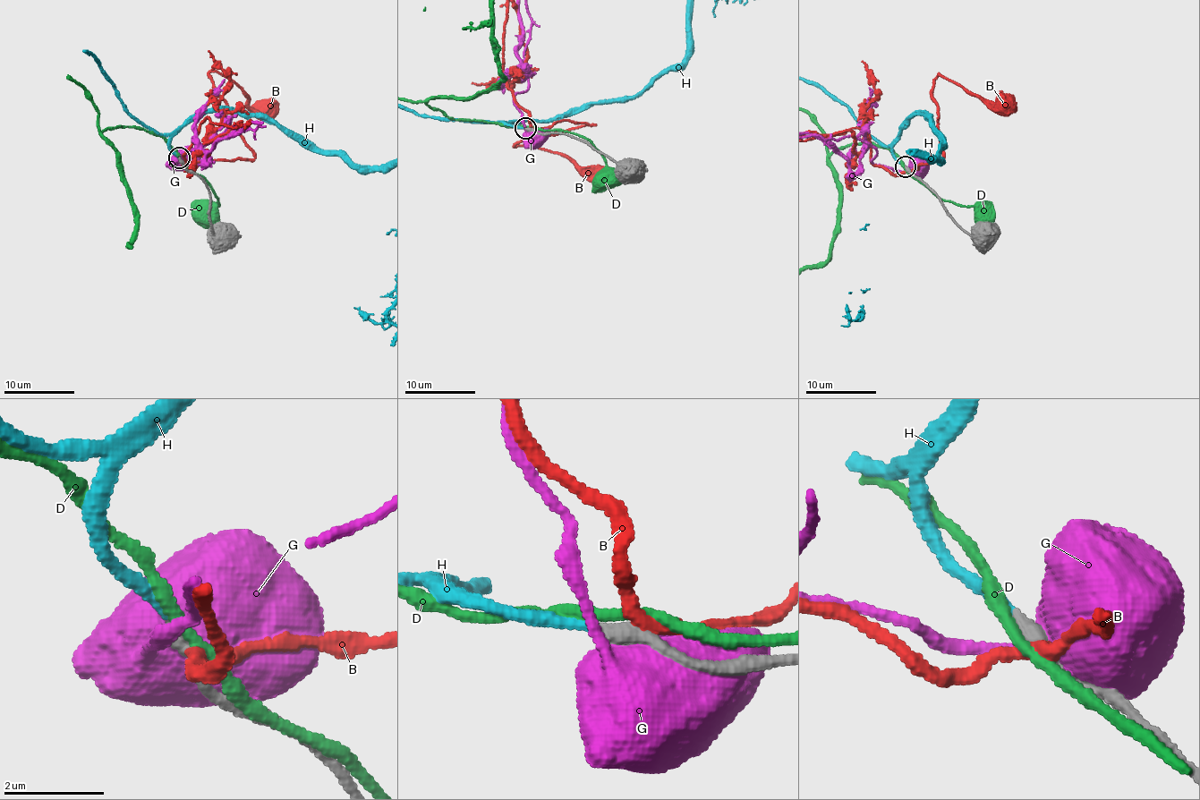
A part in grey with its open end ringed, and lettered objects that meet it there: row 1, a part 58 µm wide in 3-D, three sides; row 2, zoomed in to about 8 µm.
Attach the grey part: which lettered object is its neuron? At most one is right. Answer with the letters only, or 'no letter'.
H

